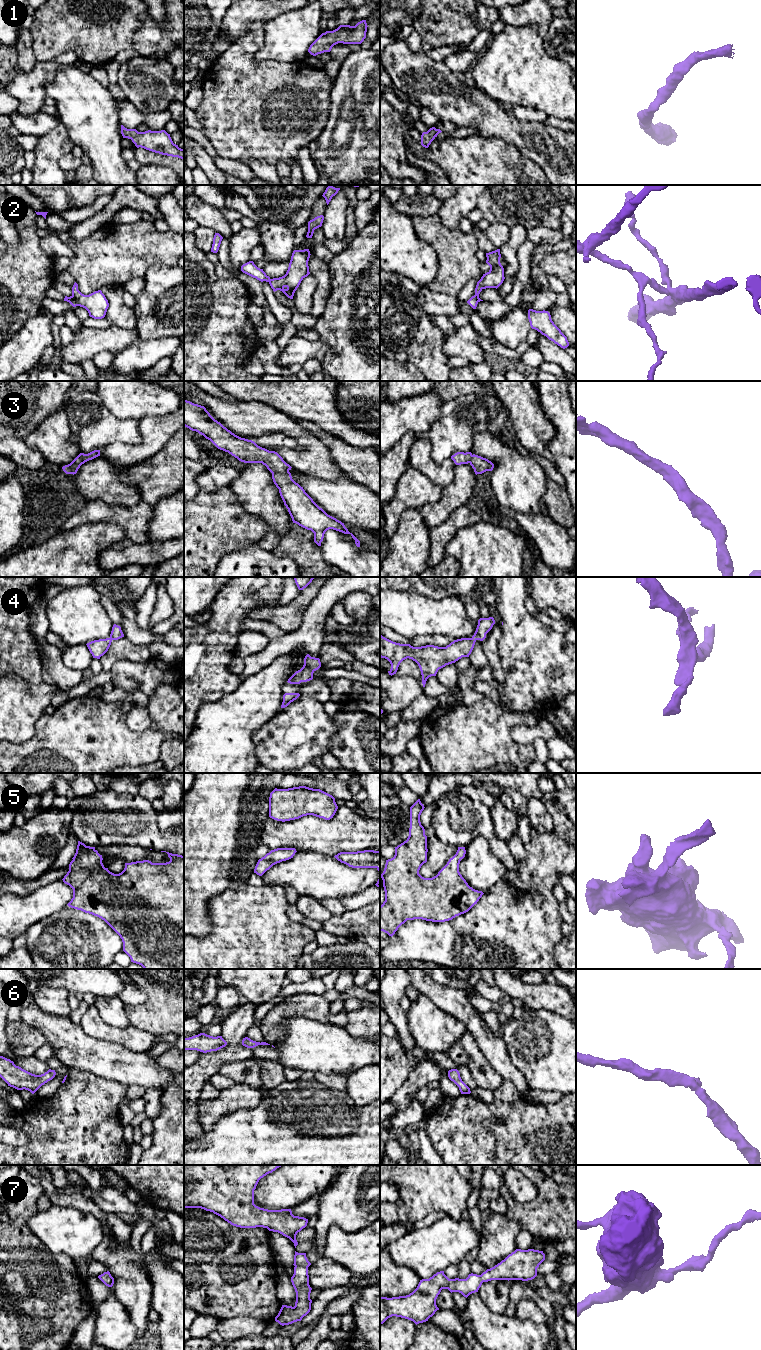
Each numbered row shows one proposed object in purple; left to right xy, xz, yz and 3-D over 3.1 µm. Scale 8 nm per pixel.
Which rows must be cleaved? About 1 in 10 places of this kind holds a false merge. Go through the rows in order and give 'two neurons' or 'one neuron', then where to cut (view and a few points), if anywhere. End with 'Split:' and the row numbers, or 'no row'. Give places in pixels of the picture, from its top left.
1: one neuron; cut none
2: two neurons; cut xy (72, 295), (76, 305)
3: one neuron; cut none
4: one neuron; cut none
5: one neuron; cut none
6: one neuron; cut none
7: one neuron; cut none
Split: 2

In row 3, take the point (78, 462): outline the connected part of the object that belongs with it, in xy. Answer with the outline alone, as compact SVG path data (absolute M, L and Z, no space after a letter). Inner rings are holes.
M94 450L88 454L80 453L70 464L62 467L66 474L76 474L78 469L85 462L100 456L100 450Z

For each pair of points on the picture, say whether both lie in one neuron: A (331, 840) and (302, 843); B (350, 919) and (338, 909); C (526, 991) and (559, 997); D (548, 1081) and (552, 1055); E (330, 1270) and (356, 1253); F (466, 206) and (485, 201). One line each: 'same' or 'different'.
A: same
B: different
C: same
D: same
E: different
F: different

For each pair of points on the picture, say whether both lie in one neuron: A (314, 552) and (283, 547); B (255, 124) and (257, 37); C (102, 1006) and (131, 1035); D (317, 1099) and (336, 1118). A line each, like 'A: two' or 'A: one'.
A: one
B: one
C: two
D: one

